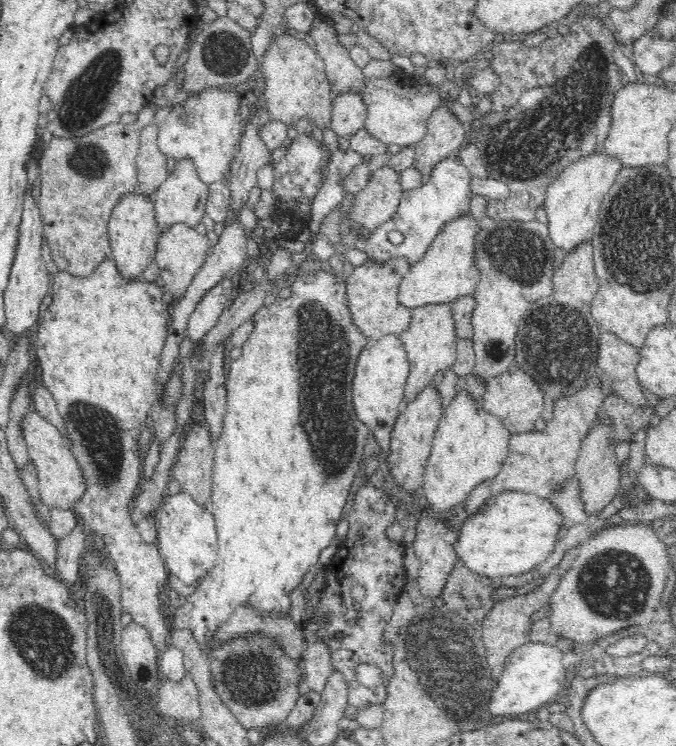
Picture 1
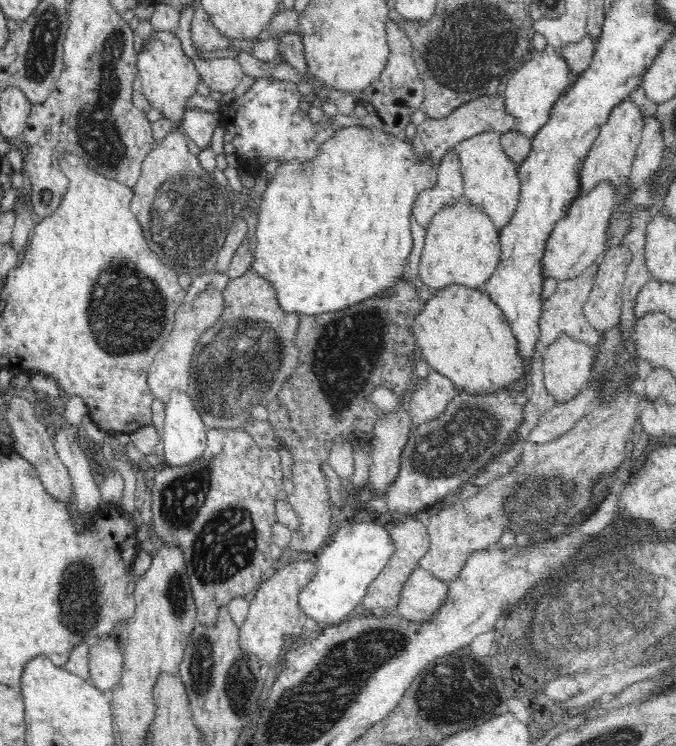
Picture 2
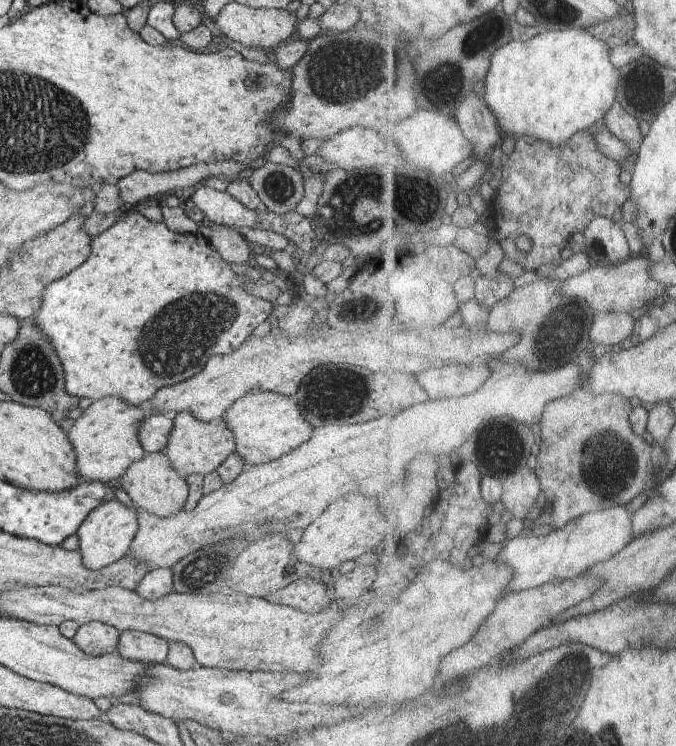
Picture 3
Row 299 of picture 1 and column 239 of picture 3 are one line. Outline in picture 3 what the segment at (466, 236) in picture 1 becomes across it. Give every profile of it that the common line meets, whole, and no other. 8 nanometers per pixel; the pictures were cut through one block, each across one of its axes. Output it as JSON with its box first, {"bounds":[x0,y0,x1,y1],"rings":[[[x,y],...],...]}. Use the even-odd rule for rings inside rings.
{"bounds":[222,392,313,466],"rings":[[[276,392],[243,396],[230,405],[222,419],[236,438],[236,454],[240,454],[247,466],[266,464],[284,456],[291,450],[296,450],[302,442],[308,442],[313,433],[309,422],[300,414],[296,398]]]}

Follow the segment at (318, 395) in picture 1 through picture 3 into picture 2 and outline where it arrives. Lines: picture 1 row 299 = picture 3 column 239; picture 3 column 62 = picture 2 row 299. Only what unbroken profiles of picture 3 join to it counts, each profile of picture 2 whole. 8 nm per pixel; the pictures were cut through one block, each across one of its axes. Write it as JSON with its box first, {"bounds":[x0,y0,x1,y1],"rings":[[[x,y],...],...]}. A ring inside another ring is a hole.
{"bounds":[251,125,438,316],"rings":[[[356,125],[340,128],[338,131],[334,132],[334,136],[332,136],[332,138],[328,138],[328,140],[322,144],[320,150],[318,150],[318,154],[316,154],[312,160],[298,160],[297,158],[294,158],[294,160],[288,160],[288,162],[280,164],[276,169],[276,173],[273,175],[272,180],[267,184],[266,190],[261,196],[262,200],[260,200],[260,204],[257,206],[259,213],[256,220],[256,231],[254,232],[253,250],[253,257],[255,259],[251,264],[251,268],[255,274],[265,278],[271,284],[271,287],[274,288],[277,294],[277,301],[279,302],[280,308],[282,308],[284,312],[294,312],[299,316],[316,316],[316,314],[324,314],[324,312],[346,310],[346,308],[350,308],[350,306],[356,306],[358,302],[362,302],[362,300],[368,300],[368,298],[376,296],[376,294],[392,292],[392,286],[394,286],[394,284],[398,282],[398,278],[404,274],[404,266],[406,266],[406,262],[408,262],[408,256],[410,256],[410,252],[412,252],[412,248],[414,248],[414,240],[412,239],[412,232],[410,231],[410,215],[413,211],[414,203],[416,203],[417,197],[421,194],[420,192],[422,192],[422,190],[434,188],[434,184],[437,182],[437,174],[438,164],[433,164],[433,162],[431,162],[427,156],[415,156],[415,152],[413,151],[413,143],[404,141],[404,136],[394,136],[393,134],[388,134],[387,132],[380,131],[373,126],[371,126],[370,129],[366,127],[356,127]]]}

